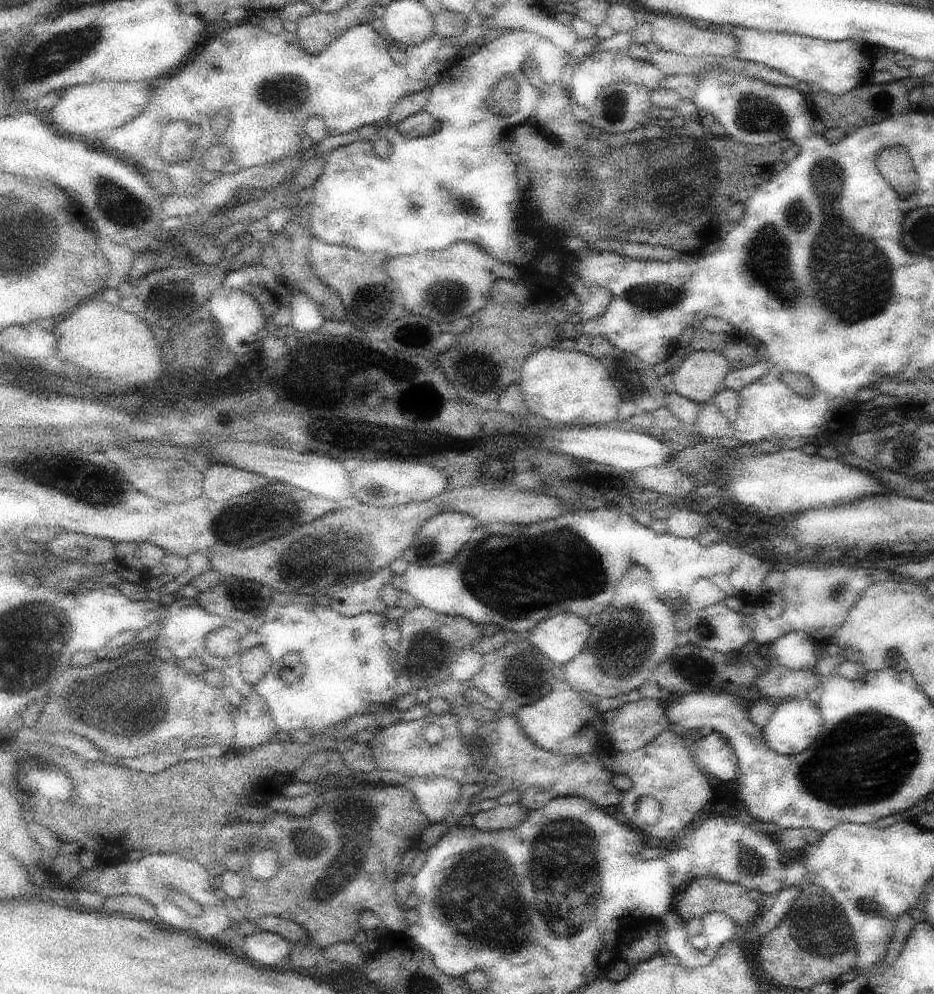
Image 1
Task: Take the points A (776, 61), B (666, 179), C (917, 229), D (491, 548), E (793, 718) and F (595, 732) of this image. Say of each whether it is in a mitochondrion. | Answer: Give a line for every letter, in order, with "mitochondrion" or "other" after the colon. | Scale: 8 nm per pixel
A: other
B: mitochondrion
C: mitochondrion
D: mitochondrion
E: other
F: mitochondrion

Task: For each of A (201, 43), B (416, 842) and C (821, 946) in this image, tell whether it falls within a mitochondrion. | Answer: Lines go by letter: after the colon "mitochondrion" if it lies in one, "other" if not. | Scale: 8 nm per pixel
A: other
B: other
C: mitochondrion

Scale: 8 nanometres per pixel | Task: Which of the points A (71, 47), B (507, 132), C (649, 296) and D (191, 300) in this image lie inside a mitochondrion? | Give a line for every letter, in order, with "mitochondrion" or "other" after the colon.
A: mitochondrion
B: other
C: mitochondrion
D: mitochondrion

